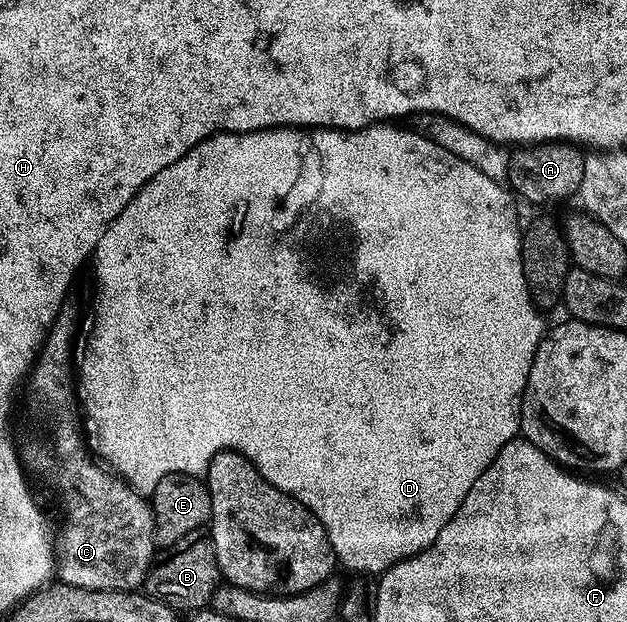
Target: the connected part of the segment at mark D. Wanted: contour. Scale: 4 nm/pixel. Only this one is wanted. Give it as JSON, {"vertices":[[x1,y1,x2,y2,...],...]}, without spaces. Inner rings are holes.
{"vertices":[[374,124,374,125,372,125,372,126,364,126,364,128,362,128,362,130,335,130,335,129,332,129,332,128,294,128,294,127,291,127,291,126,274,126,274,127,273,127,273,129,272,129,272,130,252,130,252,131,251,131,251,132,247,132,247,133,246,133,246,134,230,134,230,133,228,133,228,132,218,132,218,133,216,133,216,134,213,134,213,135,212,135,212,136,210,136,210,137,209,137,209,138,204,138,204,139,203,139,203,140,202,140,202,141,201,141,201,142,200,142,200,143,199,143,199,144,195,144,195,148,191,148,191,149,190,149,190,150,189,150,189,151,188,151,188,152,187,152,187,153,185,153,185,154,184,154,184,155,183,155,183,157,181,157,181,158,180,158,180,159,179,159,179,160,175,160,175,164,171,164,171,165,170,165,170,166,168,166,168,167,167,167,167,168,163,168,163,172,159,172,159,173,158,173,158,174,157,174,157,175,155,175,155,176,154,176,154,178,152,178,152,180,150,180,150,182,149,182,149,183,147,183,147,185,145,185,145,187,143,187,143,189,141,189,141,190,140,190,140,191,139,191,139,192,138,192,138,193,137,193,137,195,135,195,135,196,134,196,134,198,133,198,133,199,131,199,131,200,130,200,130,202,129,202,129,203,128,203,128,204,127,204,127,208,123,208,123,212,119,212,119,216,115,216,115,220,114,220,114,221,113,221,113,222,111,222,111,223,110,223,110,224,109,224,109,226,108,226,108,228,107,228,107,229,106,229,106,230,105,230,105,231,104,231,104,232,103,232,103,236,102,236,102,237,101,237,101,239,100,239,100,240,99,240,99,244,98,244,98,245,97,245,97,248,96,248,96,251,95,251,95,262,96,262,96,258,97,258,97,323,95,323,95,324,94,324,94,326,93,326,93,335,91,335,91,336,90,336,90,338,89,338,89,354,85,354,85,355,83,355,83,356,82,356,82,358,81,358,81,362,80,362,80,358,79,358,79,406,80,406,80,409,81,409,81,406,82,406,82,408,83,408,83,409,85,409,85,410,89,410,89,430,90,430,90,432,91,432,91,433,93,433,93,438,94,438,94,440,95,440,95,441,97,441,97,450,98,450,98,451,97,451,97,450,96,450,96,453,97,453,97,454,98,454,98,455,100,455,100,454,99,454,99,453,101,453,101,454,102,454,102,456,103,456,103,457,105,457,105,458,106,458,106,460,107,460,107,461,109,461,109,462,110,462,110,464,111,464,111,465,113,465,113,466,114,466,114,468,115,468,115,469,117,469,117,470,118,470,118,472,119,472,119,473,121,473,121,474,118,474,118,475,121,475,121,476,122,476,122,477,123,477,123,478,124,478,124,479,125,479,125,480,126,480,126,481,127,481,127,482,129,482,129,484,130,484,130,485,131,485,131,486,132,486,132,487,133,487,133,489,135,489,135,490,139,490,139,491,142,491,142,492,152,492,152,490,153,490,153,489,154,489,154,488,155,488,155,484,159,484,159,480,163,480,163,476,167,476,167,475,168,475,168,474,196,474,196,475,198,475,198,476,201,476,201,475,204,475,204,474,205,474,205,473,206,473,206,471,208,471,208,469,209,469,209,465,210,465,210,464,211,464,211,460,212,460,212,459,213,459,213,458,214,458,214,457,215,457,215,456,216,456,216,455,217,455,217,454,218,454,218,453,219,453,219,451,221,451,221,450,235,450,235,451,237,451,237,453,238,453,238,454,242,454,242,456,244,456,244,457,245,457,245,459,247,459,247,460,248,460,248,461,249,461,249,462,251,462,251,463,252,463,252,464,253,464,253,466,254,466,254,468,256,468,256,469,257,469,257,470,258,470,258,472,260,472,260,473,261,473,261,474,262,474,262,476,264,476,264,478,266,478,266,480,267,480,267,481,269,481,269,482,270,482,270,484,272,484,272,485,273,485,273,486,274,486,274,487,275,487,275,488,279,488,279,489,280,489,280,490,281,490,281,491,282,491,282,492,284,492,284,494,289,494,289,495,290,495,290,496,292,496,292,498,294,498,294,499,295,499,295,500,299,500,299,504,303,504,303,505,304,505,304,506,306,506,306,507,307,507,307,508,308,508,308,510,310,510,310,512,312,512,312,513,313,513,313,515,314,515,314,516,316,516,316,518,317,518,317,519,319,519,319,521,320,521,320,522,322,522,322,524,324,524,324,526,325,526,325,530,326,530,326,532,328,532,328,533,329,533,329,539,330,539,330,540,331,540,331,548,332,548,332,549,333,549,333,557,334,557,334,559,336,559,336,561,337,561,337,562,338,562,338,563,340,563,340,565,341,565,341,562,342,562,342,564,343,564,343,565,345,565,345,566,346,566,346,568,347,568,347,569,349,569,349,570,358,570,358,572,359,572,359,573,361,573,361,574,374,574,374,576,380,576,380,575,382,575,382,574,384,574,384,573,385,573,385,571,387,571,387,570,390,570,390,568,392,568,392,566,394,566,394,565,395,565,395,564,396,564,396,562,402,562,402,561,403,561,403,560,404,560,404,559,405,559,405,558,410,558,410,557,411,557,411,556,415,556,415,555,416,555,416,554,418,554,418,553,419,553,419,552,423,552,423,551,424,551,424,550,426,550,426,549,427,549,427,548,428,548,428,547,429,547,429,545,431,545,431,543,432,543,432,542,433,542,433,541,434,541,434,540,435,540,435,536,439,536,439,532,443,532,443,528,444,528,444,527,445,527,445,525,446,525,446,524,448,524,448,523,449,523,449,521,450,521,450,520,451,520,451,516,455,516,455,512,459,512,459,504,463,504,463,500,464,500,464,499,465,499,465,497,466,497,466,496,467,496,467,492,471,492,471,484,475,484,475,480,479,480,479,476,480,476,480,475,481,475,481,473,482,473,482,472,483,472,483,471,485,471,485,469,486,469,486,468,487,468,487,467,488,467,488,466,489,466,489,465,490,465,490,464,491,464,491,463,493,463,493,461,494,461,494,460,495,460,495,456,499,456,499,452,500,452,500,451,501,451,501,450,502,450,502,448,503,448,503,447,505,447,505,445,506,445,506,444,507,444,507,443,508,443,508,442,509,442,509,441,510,441,510,440,512,440,512,438,515,438,515,437,518,437,518,434,519,434,519,427,520,427,520,425,521,425,521,397,522,397,522,396,523,396,523,392,524,392,524,391,525,391,525,385,526,385,526,384,527,384,527,376,528,376,528,375,529,375,529,373,530,373,530,372,531,372,531,364,532,364,532,363,533,363,533,361,534,361,534,360,535,360,535,352,536,352,536,351,537,351,537,349,538,349,538,348,539,348,539,344,540,344,540,343,541,343,541,340,542,340,542,338,544,338,544,337,545,337,545,335,546,335,546,333,547,333,547,325,546,325,546,326,545,326,545,322,544,322,544,320,543,320,543,319,541,319,541,317,543,317,543,314,542,314,542,311,541,311,541,310,540,310,540,309,538,309,538,307,536,307,536,306,534,306,534,304,533,304,533,300,532,300,532,297,531,297,531,295,530,295,530,292,529,292,529,285,527,285,527,284,526,284,526,283,525,283,525,273,523,273,523,272,522,272,522,271,521,271,521,231,522,231,522,227,521,227,521,226,520,226,520,225,518,225,518,226,517,226,517,210,516,210,516,208,515,208,515,207,513,207,513,202,514,202,514,203,515,203,515,198,514,198,514,195,513,195,513,194,512,194,512,193,510,193,510,191,509,191,509,190,508,190,508,189,506,189,506,187,505,187,505,186,504,186,504,185,502,185,502,183,499,183,499,182,496,182,496,181,495,181,495,180,491,180,491,177,490,177,490,176,485,176,485,175,484,175,484,174,483,174,483,172,481,172,481,171,480,171,480,170,479,170,479,169,477,169,477,168,476,168,476,167,475,167,475,166,473,166,473,165,472,165,472,164,471,164,471,163,468,163,468,162,467,162,467,160,463,160,463,159,460,159,460,158,459,158,459,156,455,156,455,155,452,155,452,154,451,154,451,152,449,152,449,151,448,151,448,150,447,150,447,148,443,148,443,147,441,147,441,146,438,146,438,145,437,145,437,143,436,143,436,142,435,142,435,141,434,141,434,140,433,140,433,138,432,138,432,137,429,137,429,136,426,136,426,138,424,138,424,136,423,136,423,135,421,135,421,134,416,134,416,132,415,132,415,131,413,131,413,130,400,130,400,128,399,128,399,127,397,127,397,126,400,126,400,125,397,125,397,124]]}

